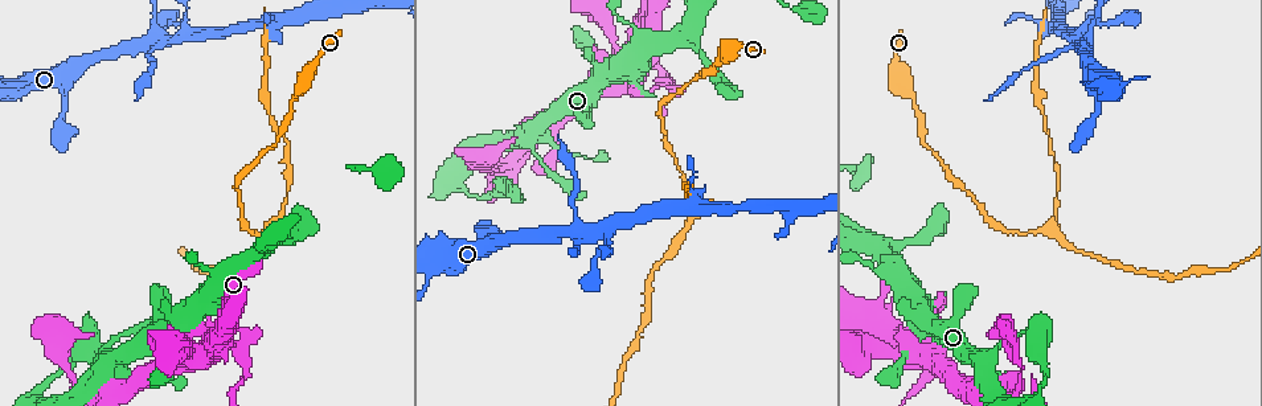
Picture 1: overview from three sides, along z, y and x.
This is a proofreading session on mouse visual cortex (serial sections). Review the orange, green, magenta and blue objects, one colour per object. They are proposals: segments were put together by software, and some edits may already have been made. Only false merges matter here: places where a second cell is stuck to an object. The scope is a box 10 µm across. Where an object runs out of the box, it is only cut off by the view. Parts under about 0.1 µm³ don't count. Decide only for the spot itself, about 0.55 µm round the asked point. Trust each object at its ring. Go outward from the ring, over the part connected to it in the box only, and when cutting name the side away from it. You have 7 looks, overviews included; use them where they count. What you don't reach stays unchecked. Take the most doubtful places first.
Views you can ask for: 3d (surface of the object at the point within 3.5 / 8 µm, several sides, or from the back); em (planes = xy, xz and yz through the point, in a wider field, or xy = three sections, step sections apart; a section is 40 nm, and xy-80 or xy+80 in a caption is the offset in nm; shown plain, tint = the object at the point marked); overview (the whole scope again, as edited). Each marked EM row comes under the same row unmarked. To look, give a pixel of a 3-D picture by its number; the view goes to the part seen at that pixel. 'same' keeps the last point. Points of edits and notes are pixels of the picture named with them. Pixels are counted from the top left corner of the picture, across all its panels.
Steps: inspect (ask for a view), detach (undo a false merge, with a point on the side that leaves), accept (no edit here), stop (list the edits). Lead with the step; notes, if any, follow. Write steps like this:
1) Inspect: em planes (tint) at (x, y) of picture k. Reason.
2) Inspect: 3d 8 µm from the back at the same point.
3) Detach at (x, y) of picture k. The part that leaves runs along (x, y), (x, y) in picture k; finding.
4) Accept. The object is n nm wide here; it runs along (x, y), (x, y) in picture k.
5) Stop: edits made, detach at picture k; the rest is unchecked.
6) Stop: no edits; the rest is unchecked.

Inspect: 3d 8 µm at (639, 93) of picture 1. Abrupt turn.

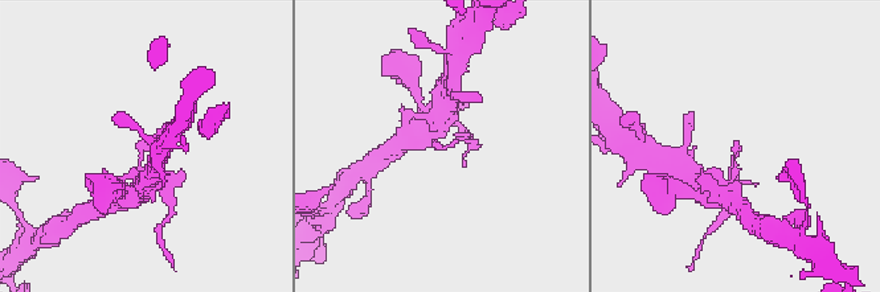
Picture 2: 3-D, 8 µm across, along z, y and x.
Inspect: 3d 3.5 µm from the back at the same point. Closer look.

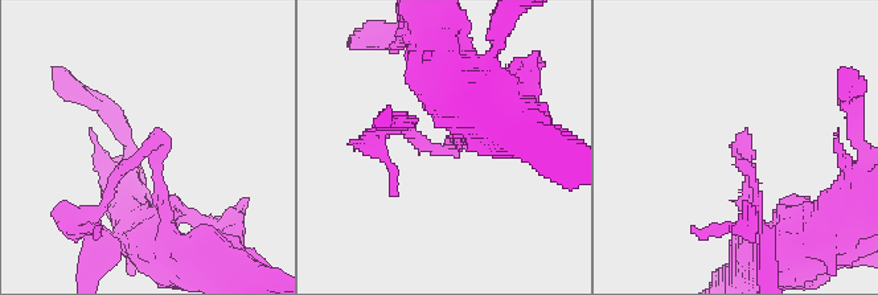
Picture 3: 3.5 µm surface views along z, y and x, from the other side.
Detach at (757, 195) of picture 3. The arms are 100, 150 nm wide; the part that leaves runs along (159, 175), (143, 151), (94, 216) in picture 3; a second cell is stuck on.

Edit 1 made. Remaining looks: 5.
Inspect: 3d 8 µm at (1050, 231) of picture 1. A fork.

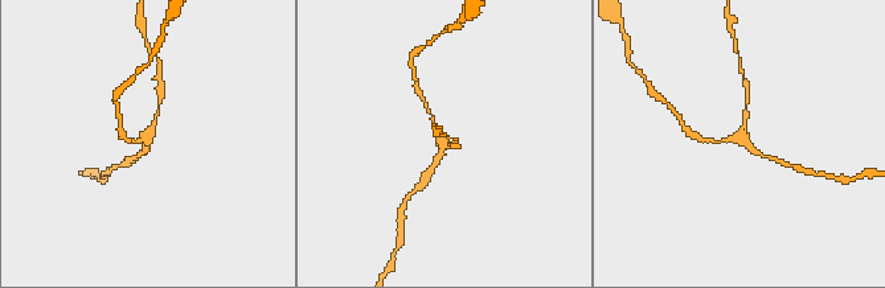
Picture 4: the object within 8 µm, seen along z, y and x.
Inspect: 3d 3.5 µm from the back at the same point.

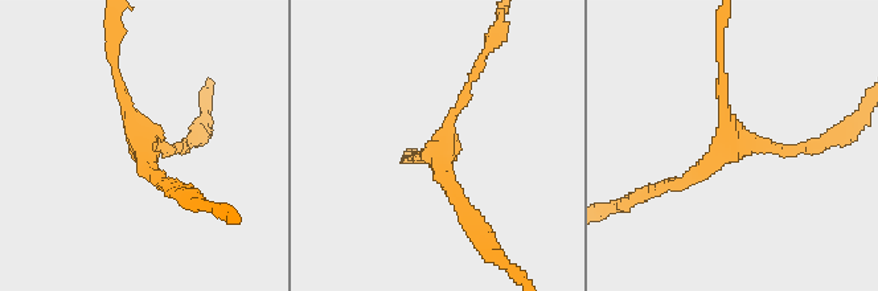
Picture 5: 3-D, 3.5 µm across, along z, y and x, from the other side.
Inspect: em xy step 3 (tint) at (145, 148) of picture 5. 3 arms meet here; the arms are 150, 150, 200 nm wide.

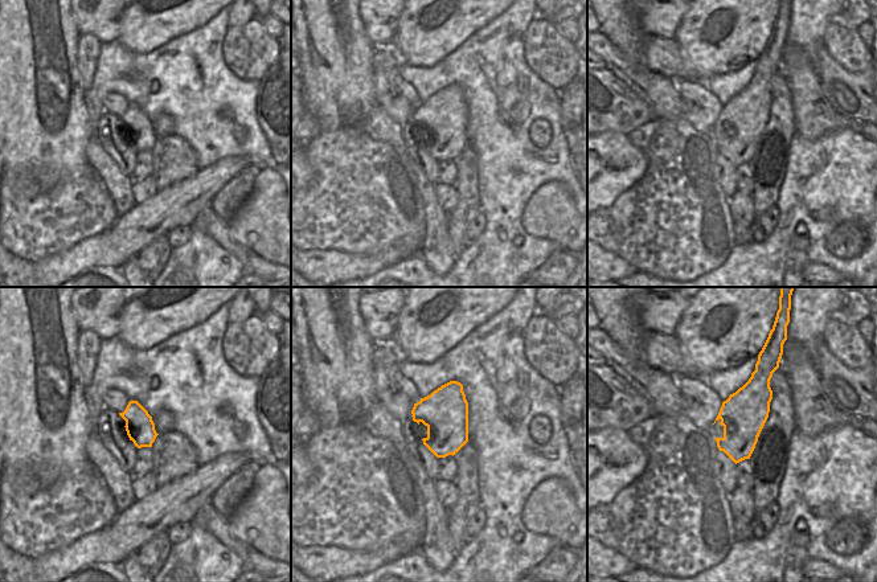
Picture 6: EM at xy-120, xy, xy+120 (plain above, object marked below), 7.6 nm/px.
Accept. The object is 360 nm wide here; it runs along (811, 146), (726, 146), (669, 185) in picture 5; one cell here.

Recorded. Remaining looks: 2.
Inspect: 3d 3.5 µm at (606, 231) of picture 1. Three arms meet.

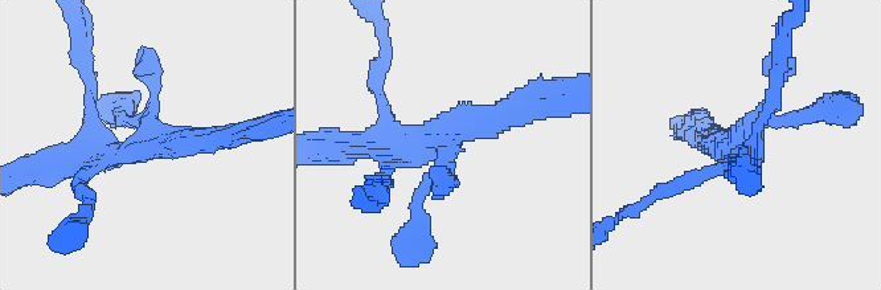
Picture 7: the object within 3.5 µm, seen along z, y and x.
Inspect: em xy step 5 (tint) at (444, 139) of picture 7. Need the tissue.

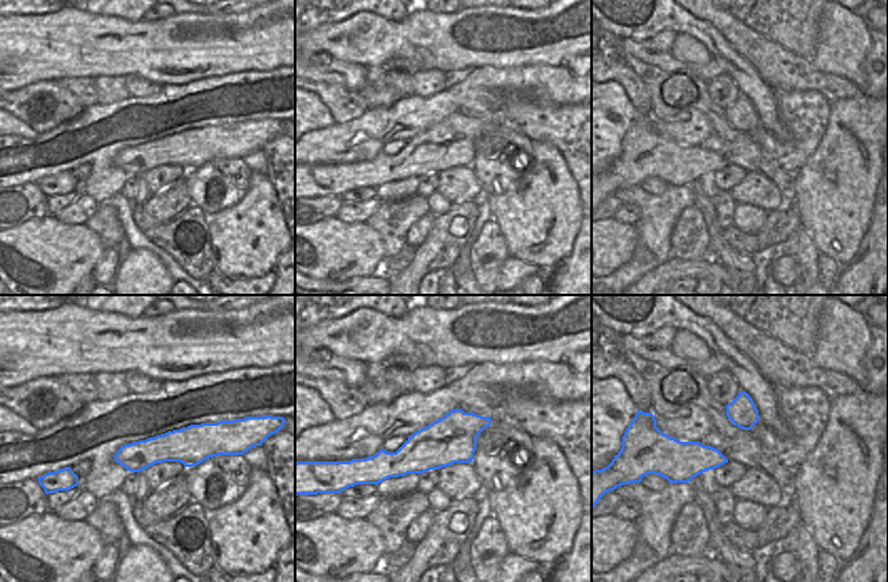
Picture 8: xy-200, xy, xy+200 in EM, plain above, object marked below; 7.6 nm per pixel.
Accept. It runs along (363, 146), (404, 154), (525, 106) in picture 7; all the same cell.

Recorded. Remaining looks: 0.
Stop: edits made, detach at picture 3; the rest is unchecked.

